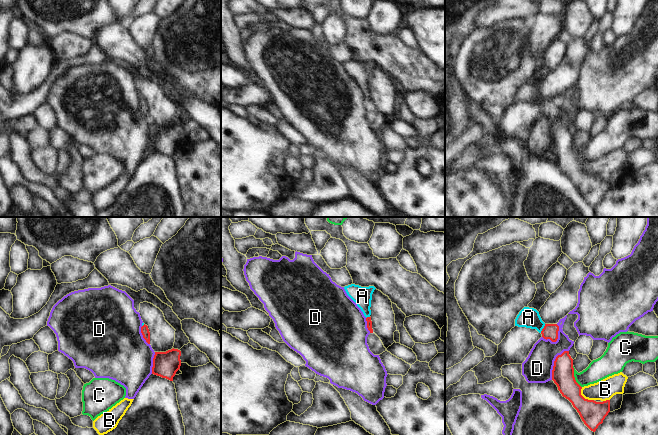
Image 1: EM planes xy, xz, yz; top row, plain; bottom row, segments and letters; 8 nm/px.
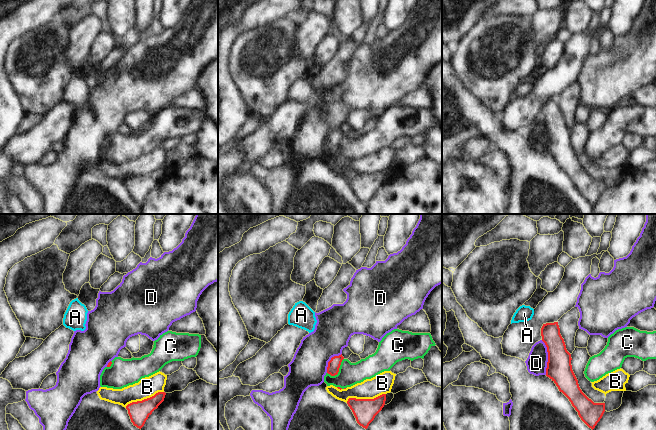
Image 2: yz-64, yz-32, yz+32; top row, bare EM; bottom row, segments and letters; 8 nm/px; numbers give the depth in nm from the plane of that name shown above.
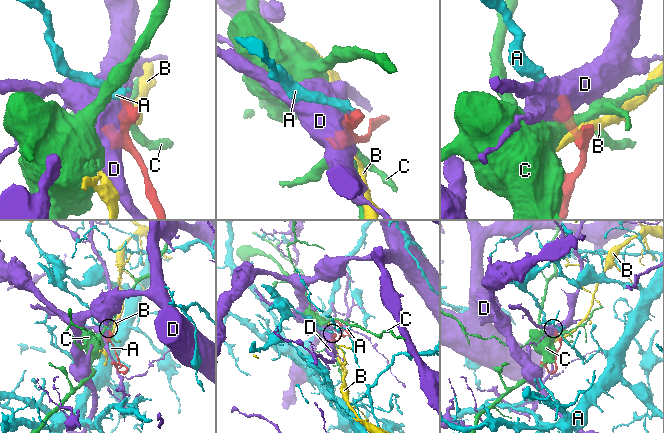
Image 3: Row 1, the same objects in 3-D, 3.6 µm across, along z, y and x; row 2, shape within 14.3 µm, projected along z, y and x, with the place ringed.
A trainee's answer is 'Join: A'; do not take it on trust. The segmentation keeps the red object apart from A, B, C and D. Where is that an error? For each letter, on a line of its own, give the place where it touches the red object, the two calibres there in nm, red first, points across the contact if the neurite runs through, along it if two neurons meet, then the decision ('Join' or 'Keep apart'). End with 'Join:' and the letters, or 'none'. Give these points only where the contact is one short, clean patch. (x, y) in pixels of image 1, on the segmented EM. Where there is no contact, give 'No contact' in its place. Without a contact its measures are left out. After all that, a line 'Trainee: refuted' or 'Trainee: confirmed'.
A: Touches red at yz (543, 328). Thickness 130 nm (red) against 160 nm. Path across: yz (550, 331), (543, 328), (528, 317). Join
B: Touches red at yz (583, 397). Thickness 200 nm (red) against 160 nm. Keep apart
C: Touches red at yz (574, 377). Thickness 180 nm (red) against 170 nm. Boundary: yz (572, 366), (574, 379), (581, 387). Keep apart
D: Touches red at yz (554, 362). Thickness 180 nm (red) against 240 nm. Keep apart
Join: A.
Trainee: confirmed

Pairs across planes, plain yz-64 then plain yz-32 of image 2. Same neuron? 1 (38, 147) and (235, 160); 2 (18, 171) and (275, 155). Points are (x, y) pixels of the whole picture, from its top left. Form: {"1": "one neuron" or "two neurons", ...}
{"1": "two neurons", "2": "one neuron"}

